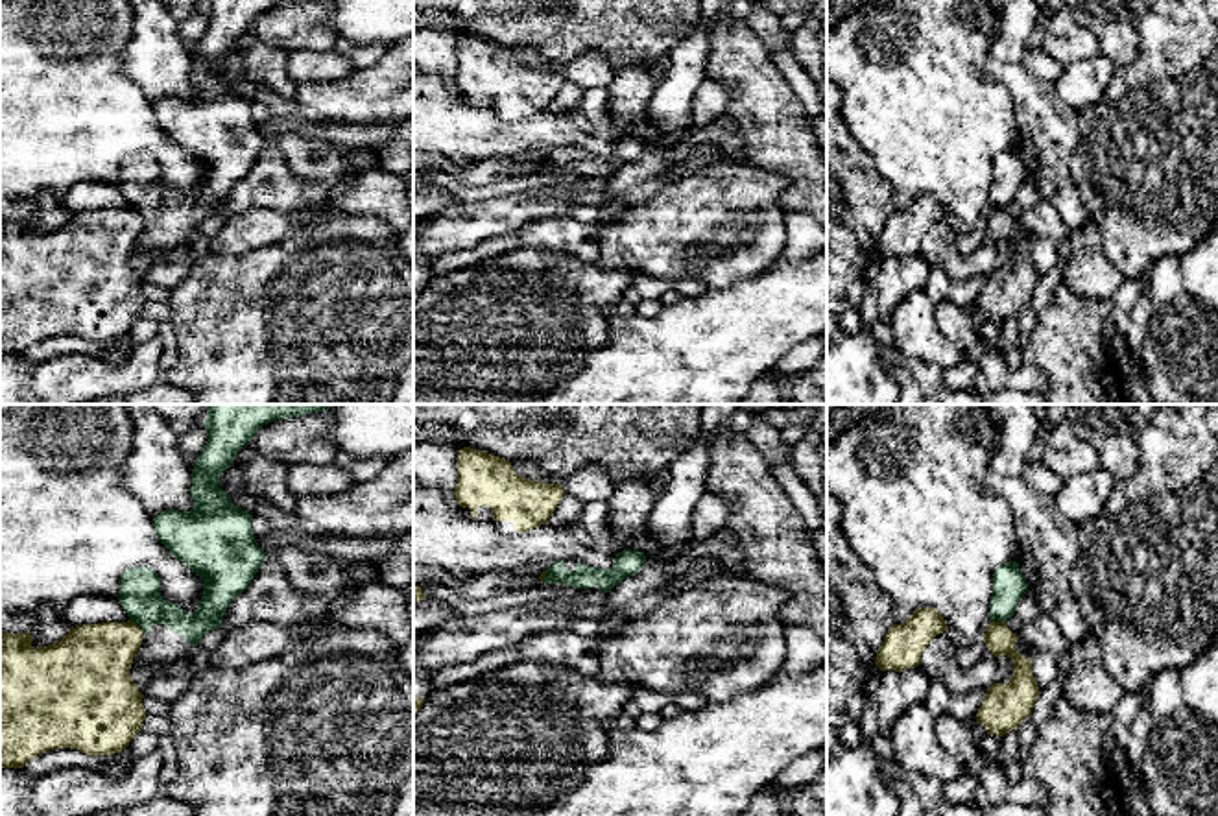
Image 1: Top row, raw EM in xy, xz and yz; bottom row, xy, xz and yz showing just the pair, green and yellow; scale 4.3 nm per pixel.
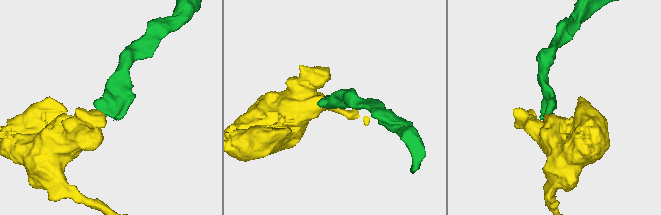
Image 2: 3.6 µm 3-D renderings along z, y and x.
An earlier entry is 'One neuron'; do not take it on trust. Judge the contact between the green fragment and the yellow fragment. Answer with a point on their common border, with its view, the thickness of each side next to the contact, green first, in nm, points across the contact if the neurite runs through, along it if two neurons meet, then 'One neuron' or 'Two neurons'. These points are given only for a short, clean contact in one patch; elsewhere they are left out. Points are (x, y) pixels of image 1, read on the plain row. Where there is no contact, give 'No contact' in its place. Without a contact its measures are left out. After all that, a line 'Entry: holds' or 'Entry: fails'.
Touches green at xy (137, 211). Thickness 180 nm (green) against 320 nm. Boundary: xy (130, 205), (144, 220). Two neurons
Entry: fails

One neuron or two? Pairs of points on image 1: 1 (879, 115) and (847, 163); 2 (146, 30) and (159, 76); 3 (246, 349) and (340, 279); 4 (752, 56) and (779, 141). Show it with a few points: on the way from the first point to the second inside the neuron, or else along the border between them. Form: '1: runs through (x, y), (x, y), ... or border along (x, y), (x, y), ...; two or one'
1: border along (846, 126), (868, 154), (875, 170), (886, 180); two
2: runs through (155, 41), (155, 60), (159, 65); one
3: runs through (270, 346), (316, 303); one
4: runs through (752, 76), (761, 98), (774, 113), (774, 120); one

